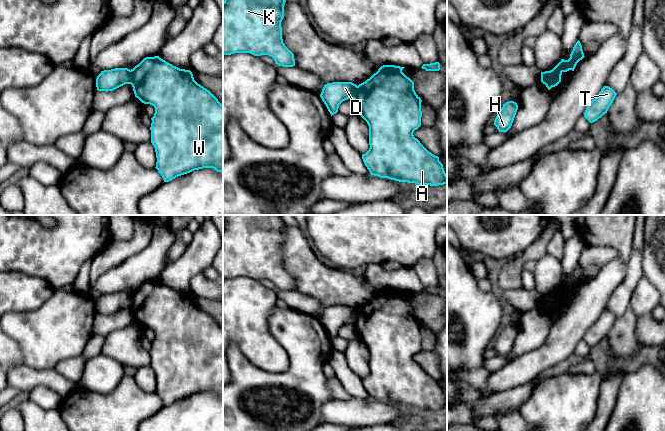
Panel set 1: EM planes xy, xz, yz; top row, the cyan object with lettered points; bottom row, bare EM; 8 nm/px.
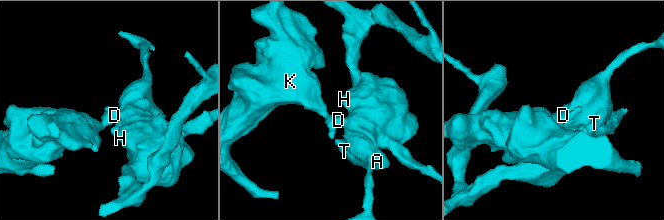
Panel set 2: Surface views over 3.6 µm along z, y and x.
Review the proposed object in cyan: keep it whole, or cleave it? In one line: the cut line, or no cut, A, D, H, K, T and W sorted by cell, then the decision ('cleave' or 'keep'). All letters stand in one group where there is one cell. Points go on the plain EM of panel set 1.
cut in yz along (550, 295), (549, 303), (544, 307); A H T W / D K; cleave

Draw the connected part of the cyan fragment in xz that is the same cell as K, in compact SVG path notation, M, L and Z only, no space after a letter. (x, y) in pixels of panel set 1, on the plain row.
M226 215L223 279L268 279L279 290L295 290L294 278L282 263L285 226L280 215Z

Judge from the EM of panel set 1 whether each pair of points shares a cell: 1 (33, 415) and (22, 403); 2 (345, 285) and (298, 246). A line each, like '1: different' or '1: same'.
1: same
2: same

